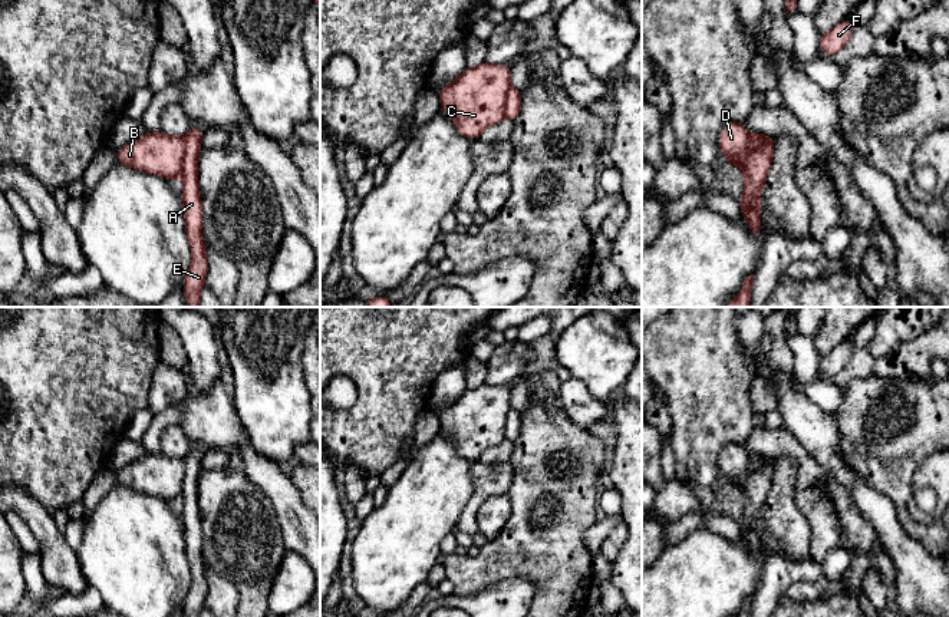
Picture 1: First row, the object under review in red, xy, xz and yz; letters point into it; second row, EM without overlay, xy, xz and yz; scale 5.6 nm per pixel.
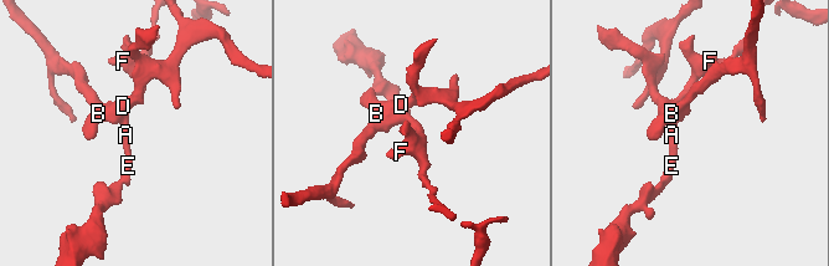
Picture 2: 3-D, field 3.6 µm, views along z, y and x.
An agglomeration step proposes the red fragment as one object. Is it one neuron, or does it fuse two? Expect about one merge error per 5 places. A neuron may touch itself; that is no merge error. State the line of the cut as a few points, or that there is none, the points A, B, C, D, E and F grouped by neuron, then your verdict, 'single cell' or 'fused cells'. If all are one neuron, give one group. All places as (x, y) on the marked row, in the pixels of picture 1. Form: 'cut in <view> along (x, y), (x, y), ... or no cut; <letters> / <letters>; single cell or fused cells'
cut in xy along (185, 137), (184, 165), (180, 174); A E F / B C D; fused cells

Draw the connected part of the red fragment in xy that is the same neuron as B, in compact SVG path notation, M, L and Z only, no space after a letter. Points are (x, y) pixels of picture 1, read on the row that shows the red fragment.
M159 129L146 132L139 139L121 148L116 152L116 162L171 181L181 175L185 148L185 136L172 136Z

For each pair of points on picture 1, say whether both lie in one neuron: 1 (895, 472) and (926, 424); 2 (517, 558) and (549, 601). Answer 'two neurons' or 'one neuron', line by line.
1: one neuron
2: one neuron

